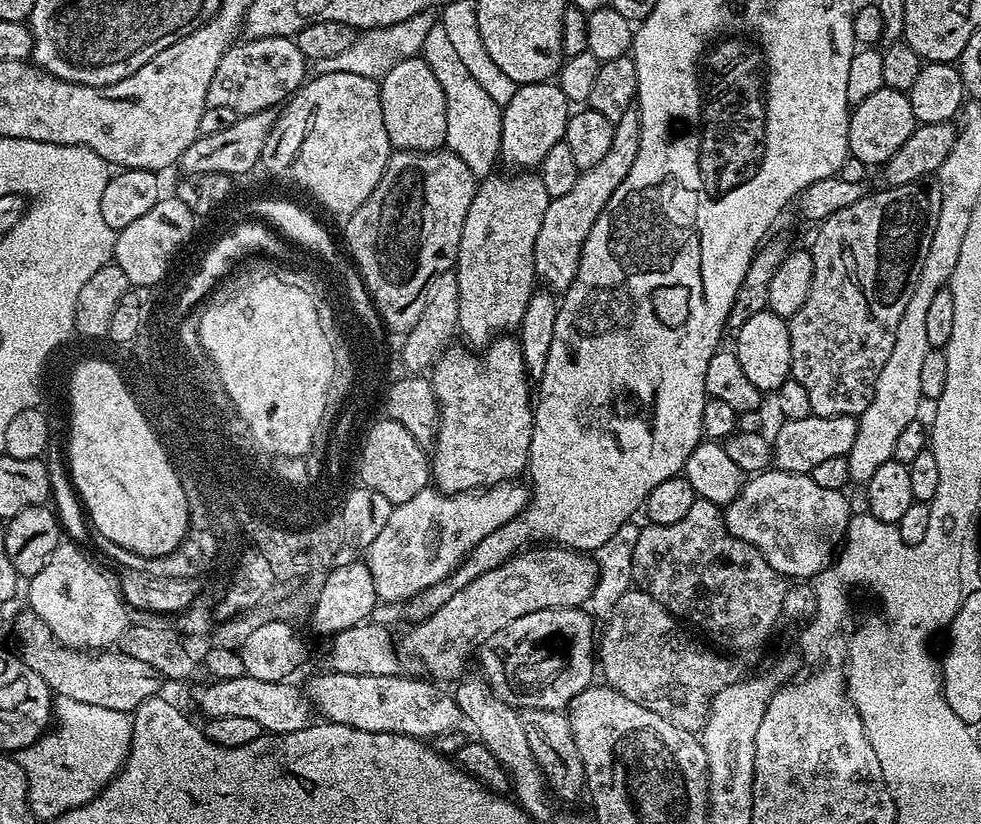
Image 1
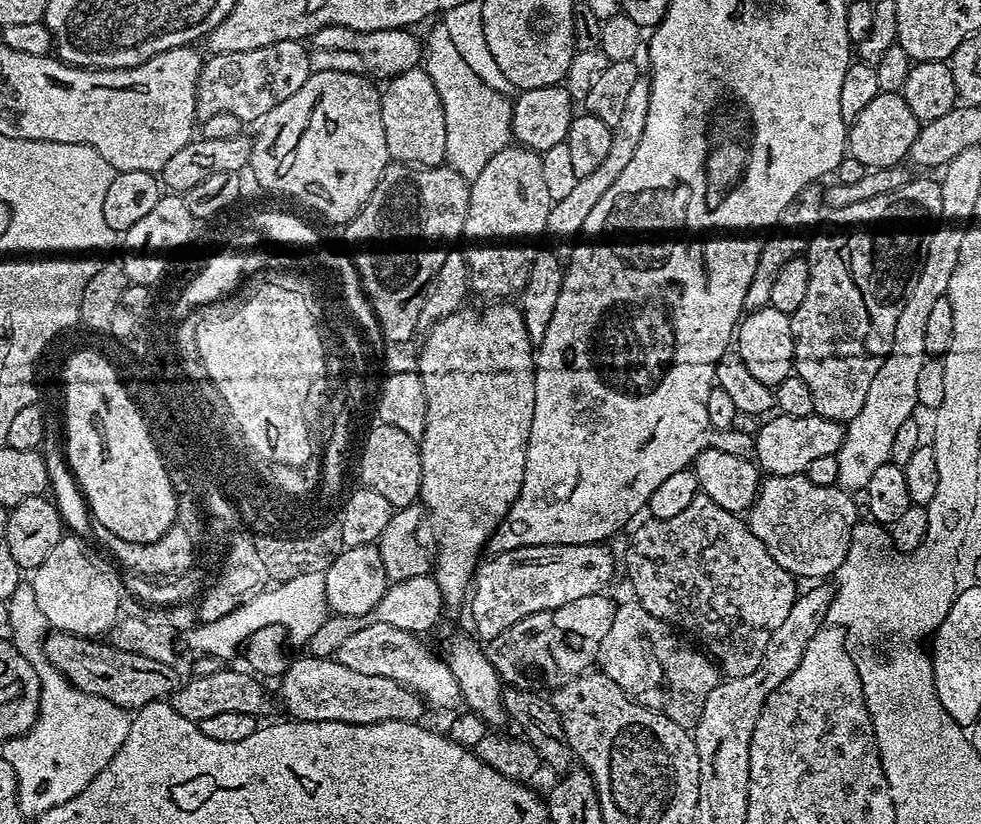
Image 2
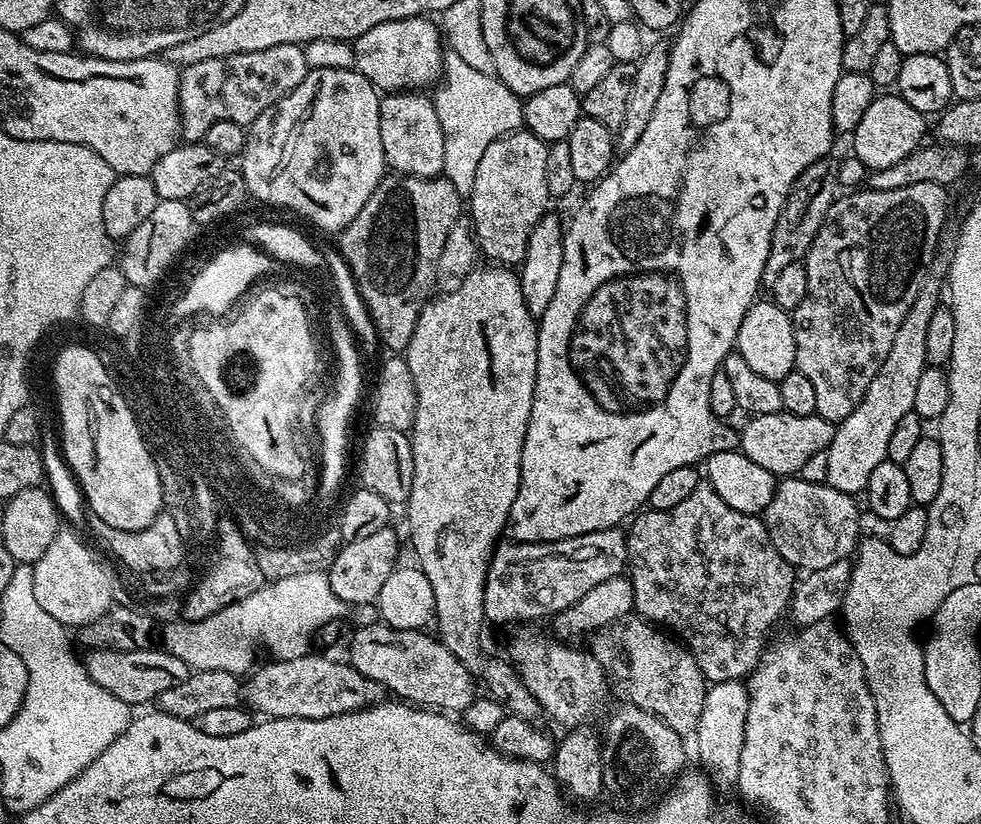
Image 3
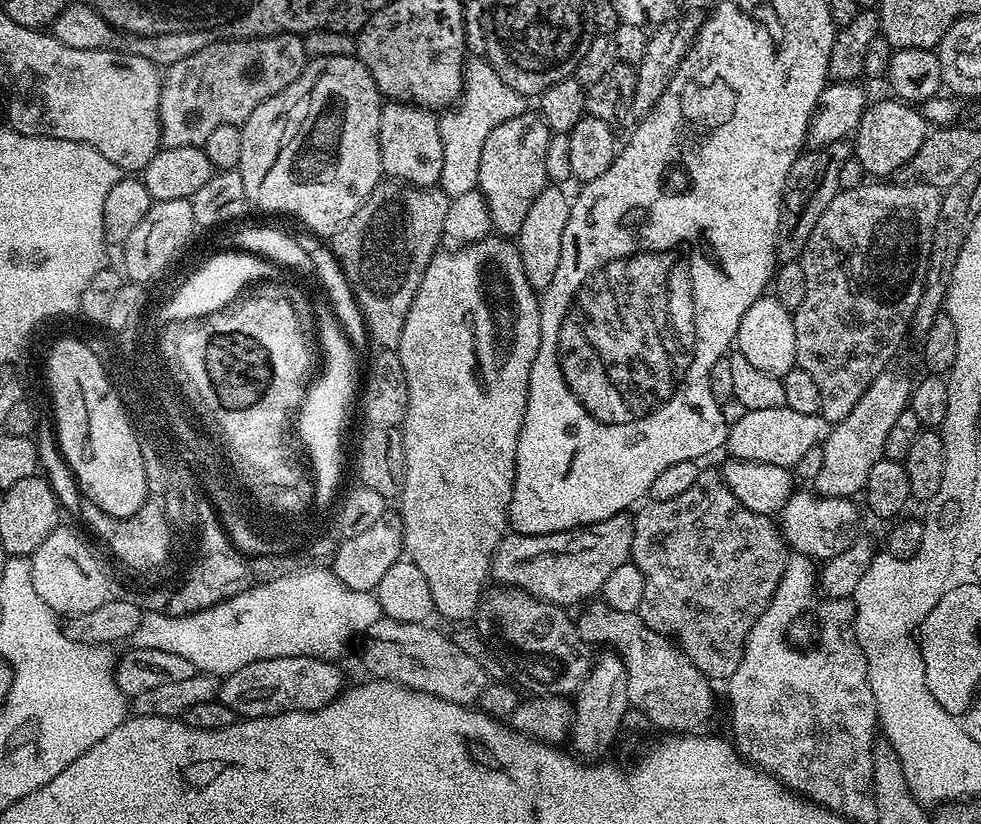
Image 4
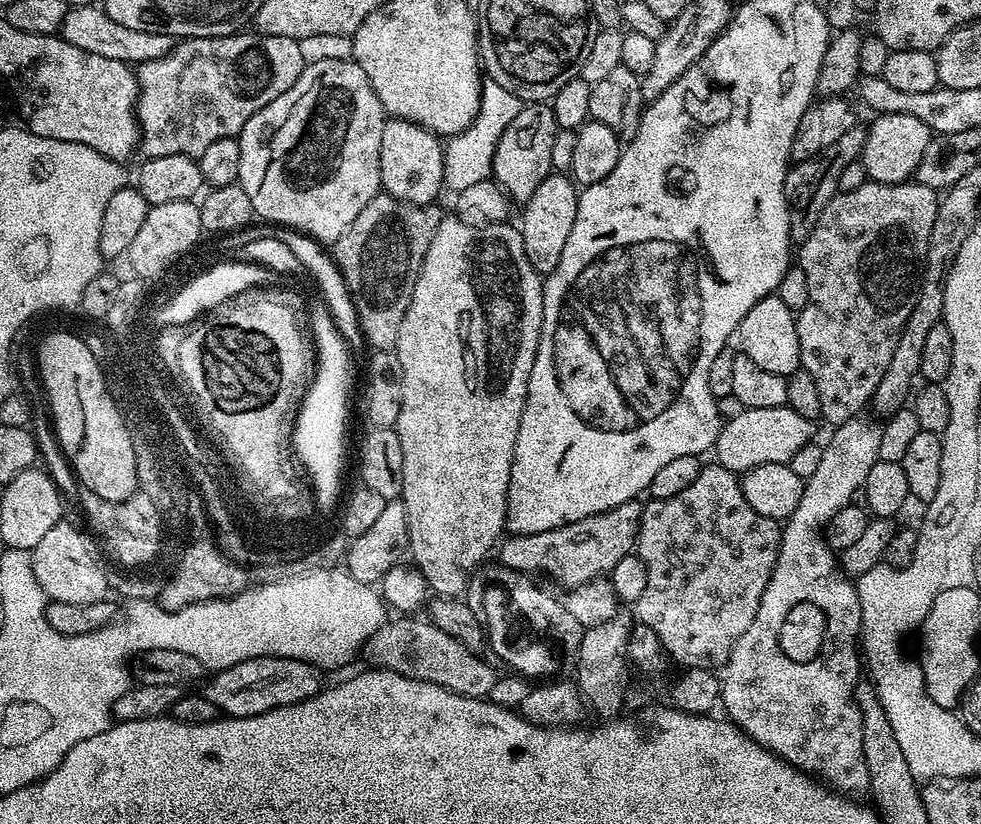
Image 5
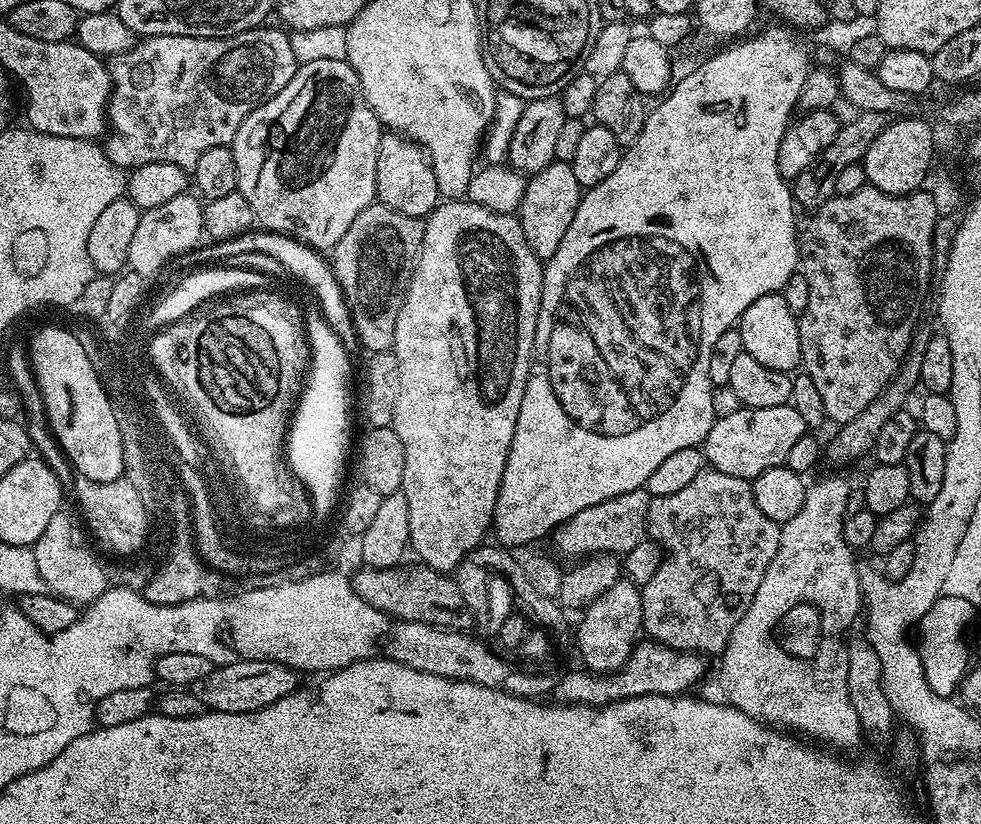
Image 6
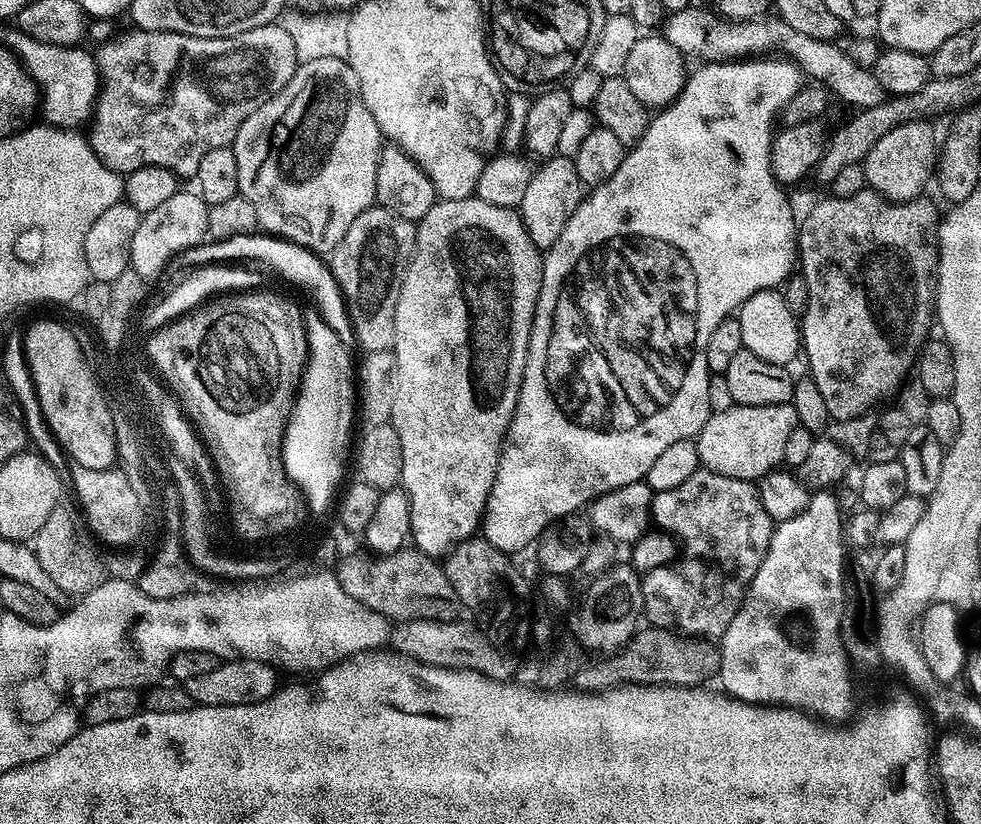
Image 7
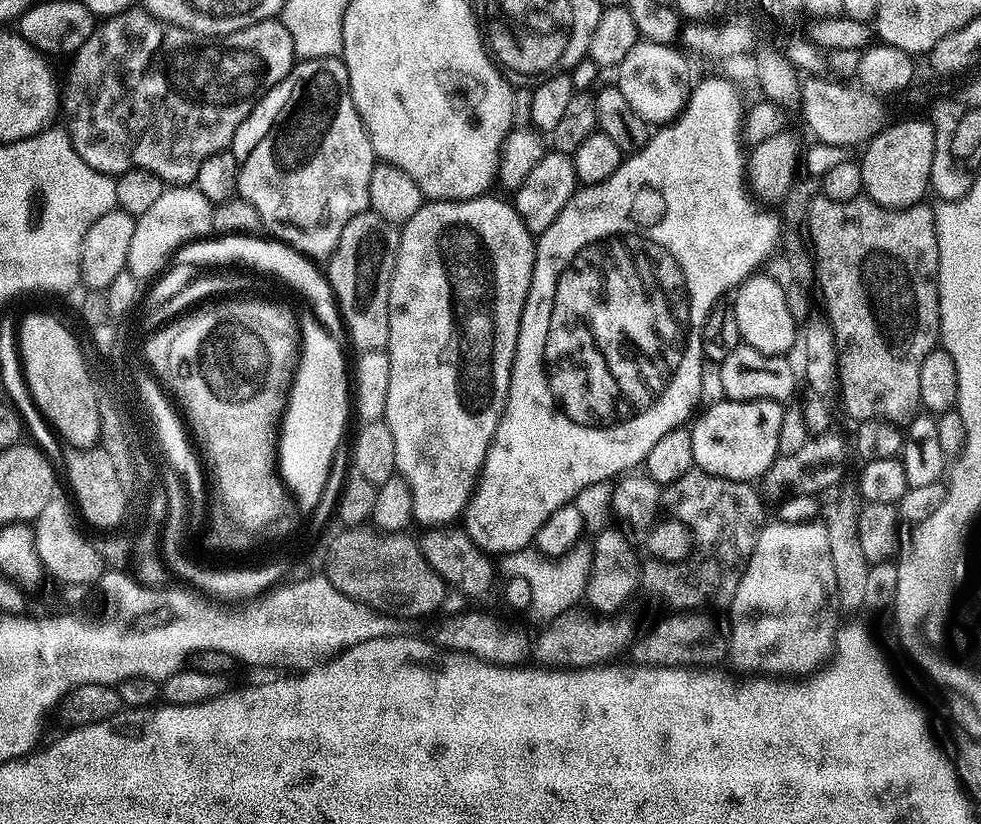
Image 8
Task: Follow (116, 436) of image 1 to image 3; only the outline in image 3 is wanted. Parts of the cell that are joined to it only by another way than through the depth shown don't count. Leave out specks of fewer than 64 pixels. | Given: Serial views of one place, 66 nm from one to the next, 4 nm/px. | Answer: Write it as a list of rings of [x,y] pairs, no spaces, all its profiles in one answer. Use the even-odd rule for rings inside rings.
[[[80,344],[66,345],[52,364],[52,384],[60,407],[62,453],[80,483],[91,515],[105,517],[110,526],[120,531],[150,526],[165,507],[155,458],[144,435],[136,432],[128,408],[120,404],[120,396],[108,384],[97,353],[87,352]]]

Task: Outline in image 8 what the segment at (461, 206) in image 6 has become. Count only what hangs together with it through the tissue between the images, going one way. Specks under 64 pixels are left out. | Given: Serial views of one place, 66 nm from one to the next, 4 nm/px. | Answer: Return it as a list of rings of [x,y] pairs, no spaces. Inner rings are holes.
[[[492,194],[476,196],[472,200],[434,200],[424,203],[400,228],[400,249],[394,266],[394,274],[390,282],[390,302],[388,303],[388,321],[390,322],[390,338],[387,353],[390,362],[390,390],[386,390],[386,410],[383,423],[390,426],[390,434],[394,434],[394,450],[396,451],[396,471],[404,477],[410,486],[410,494],[414,498],[413,521],[428,530],[443,529],[452,526],[463,517],[465,509],[476,490],[480,472],[484,469],[484,459],[488,447],[496,433],[498,422],[504,413],[508,401],[508,391],[512,382],[512,367],[516,357],[518,336],[522,326],[522,310],[526,306],[526,298],[530,294],[534,264],[536,262],[536,240],[530,230],[516,213],[515,207],[504,200],[495,200]]]

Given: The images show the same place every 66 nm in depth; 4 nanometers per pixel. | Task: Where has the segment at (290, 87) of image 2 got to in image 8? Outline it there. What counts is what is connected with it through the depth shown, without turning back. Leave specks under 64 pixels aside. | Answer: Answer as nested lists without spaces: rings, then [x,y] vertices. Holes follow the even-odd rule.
[[[133,6],[126,12],[118,12],[115,16],[101,19],[90,34],[90,38],[86,38],[86,42],[82,42],[82,46],[71,57],[72,78],[66,96],[66,108],[68,110],[66,131],[68,137],[72,139],[72,145],[78,150],[78,154],[82,154],[82,158],[89,166],[94,166],[94,170],[115,178],[126,170],[141,168],[153,172],[156,177],[164,181],[165,185],[188,186],[195,181],[198,166],[202,166],[202,162],[206,162],[206,158],[210,158],[210,154],[227,152],[231,149],[232,139],[238,126],[242,126],[242,122],[246,122],[246,118],[252,113],[257,102],[275,84],[282,82],[282,78],[286,78],[286,74],[292,69],[296,59],[294,42],[290,42],[290,34],[286,31],[286,26],[276,18],[263,20],[254,26],[244,28],[241,32],[234,32],[231,36],[217,38],[199,36],[185,28],[156,20],[148,12],[145,12],[143,7]]]

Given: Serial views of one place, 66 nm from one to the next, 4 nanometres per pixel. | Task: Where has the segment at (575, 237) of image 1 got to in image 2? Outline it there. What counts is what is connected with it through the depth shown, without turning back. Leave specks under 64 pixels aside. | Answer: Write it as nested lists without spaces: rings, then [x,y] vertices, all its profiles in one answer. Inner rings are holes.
[[[644,78],[634,82],[634,90],[630,90],[628,101],[626,101],[626,110],[622,113],[622,119],[618,121],[618,126],[612,129],[612,141],[610,142],[610,151],[607,152],[606,159],[598,165],[598,170],[594,170],[594,174],[582,176],[578,186],[574,186],[574,191],[566,198],[553,203],[547,226],[549,233],[553,232],[556,236],[572,236],[576,232],[577,235],[583,229],[590,210],[594,210],[598,198],[602,198],[602,194],[606,194],[606,190],[610,190],[610,186],[614,186],[614,181],[618,178],[618,174],[622,174],[622,170],[626,170],[626,165],[630,162],[630,158],[634,158],[634,153],[638,150],[638,142],[642,142],[642,130],[646,130],[648,86],[649,81]]]

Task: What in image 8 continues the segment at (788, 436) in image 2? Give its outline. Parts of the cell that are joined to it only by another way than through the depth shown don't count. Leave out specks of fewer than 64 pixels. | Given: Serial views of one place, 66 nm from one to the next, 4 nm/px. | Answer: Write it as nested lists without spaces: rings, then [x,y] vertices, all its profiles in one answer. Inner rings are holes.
[[[725,398],[716,404],[707,405],[695,417],[690,428],[694,442],[695,467],[701,468],[703,472],[714,474],[718,478],[749,482],[756,482],[759,476],[761,479],[767,473],[768,467],[780,455],[784,409],[785,405],[779,400]]]

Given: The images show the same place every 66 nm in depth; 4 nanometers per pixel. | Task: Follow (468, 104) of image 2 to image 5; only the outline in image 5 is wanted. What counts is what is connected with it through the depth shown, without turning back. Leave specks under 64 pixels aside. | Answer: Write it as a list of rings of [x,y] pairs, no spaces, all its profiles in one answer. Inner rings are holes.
[[[485,79],[481,83],[478,114],[466,130],[451,137],[445,145],[444,182],[450,192],[452,190],[452,193],[458,194],[467,187],[491,177],[494,150],[497,149],[498,139],[521,112],[523,105],[523,101],[520,101],[516,95],[510,93],[510,90],[503,89],[493,80]]]

